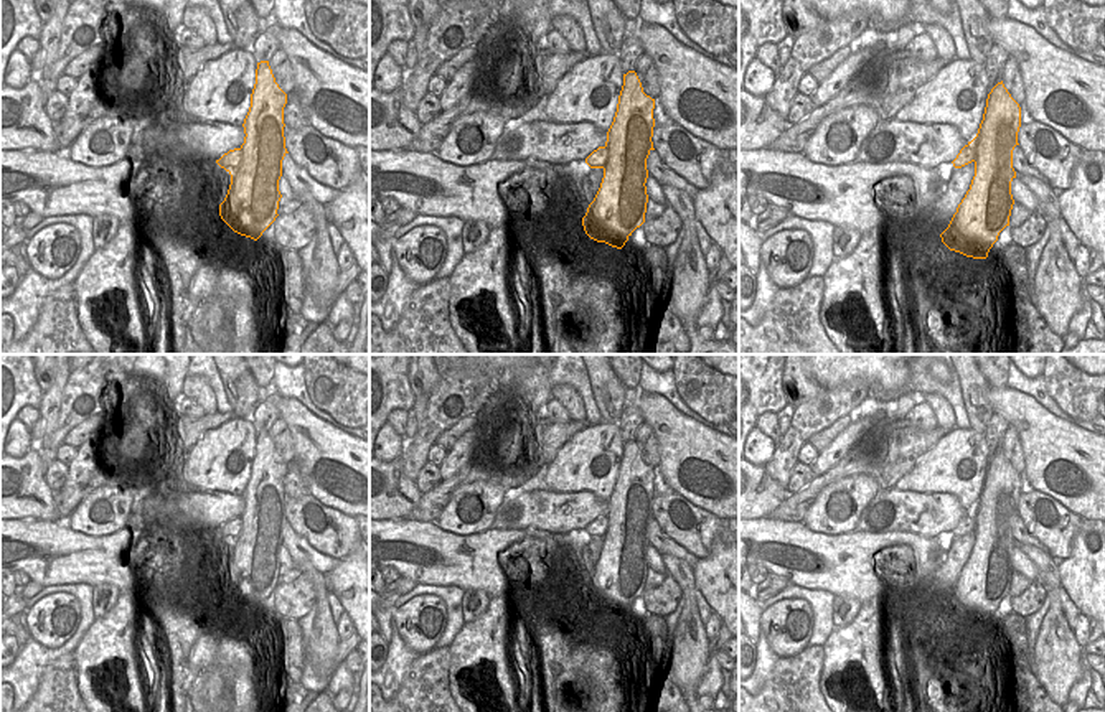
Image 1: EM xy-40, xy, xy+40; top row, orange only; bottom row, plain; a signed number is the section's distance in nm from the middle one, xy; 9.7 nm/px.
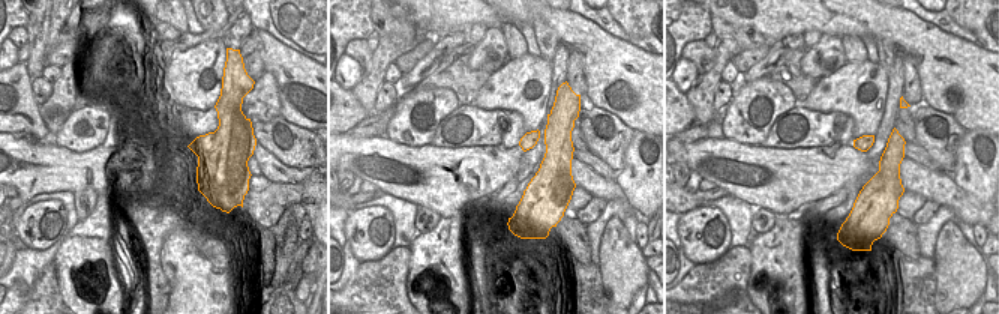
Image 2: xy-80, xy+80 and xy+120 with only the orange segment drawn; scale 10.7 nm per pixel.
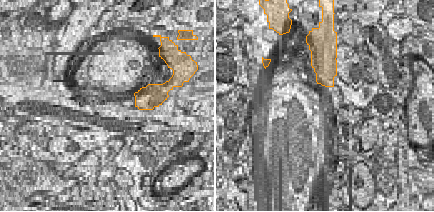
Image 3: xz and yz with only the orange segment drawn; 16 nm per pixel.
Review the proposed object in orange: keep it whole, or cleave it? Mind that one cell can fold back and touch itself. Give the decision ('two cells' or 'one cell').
two cells

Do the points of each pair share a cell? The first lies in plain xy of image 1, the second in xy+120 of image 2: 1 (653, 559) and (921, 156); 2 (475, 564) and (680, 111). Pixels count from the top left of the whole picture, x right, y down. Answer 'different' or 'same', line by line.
1: different
2: different

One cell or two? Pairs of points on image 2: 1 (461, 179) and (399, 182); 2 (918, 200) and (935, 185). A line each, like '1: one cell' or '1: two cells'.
1: one cell
2: two cells

